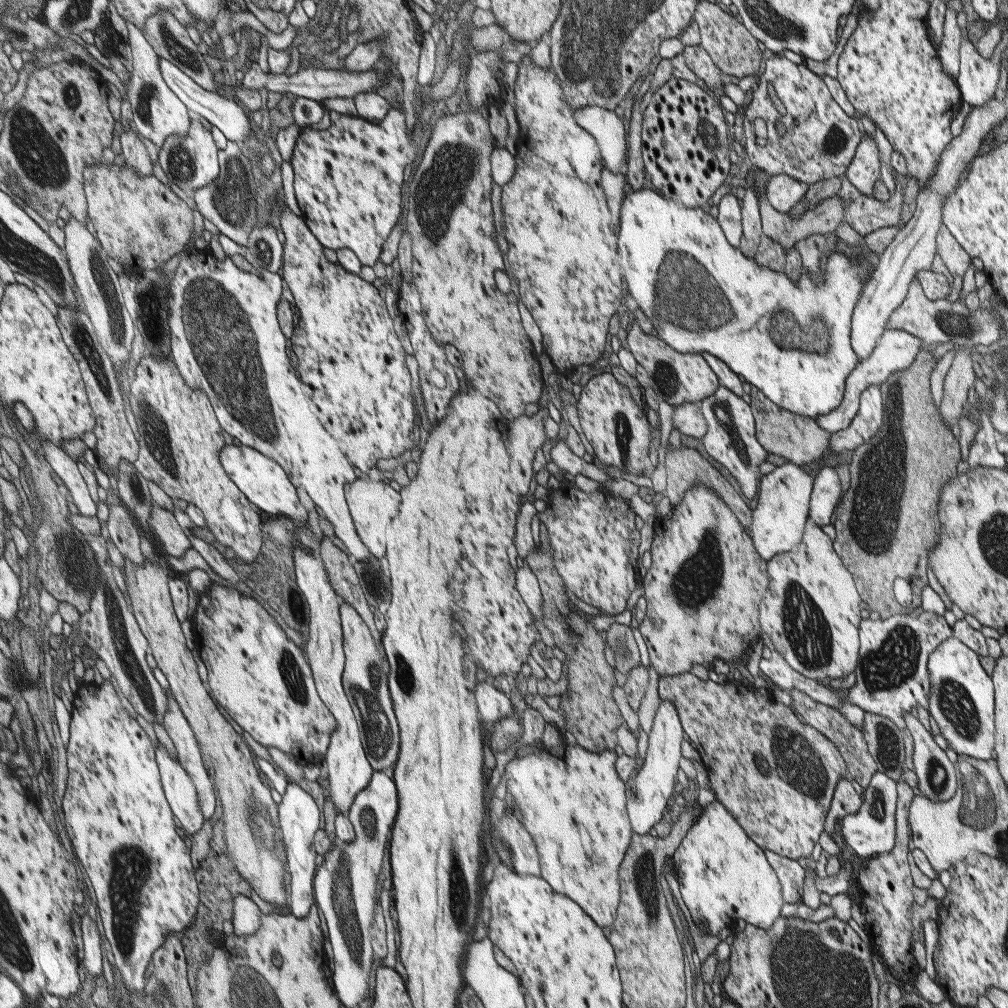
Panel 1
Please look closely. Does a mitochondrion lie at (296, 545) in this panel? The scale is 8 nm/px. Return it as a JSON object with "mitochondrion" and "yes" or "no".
{"mitochondrion":"no"}

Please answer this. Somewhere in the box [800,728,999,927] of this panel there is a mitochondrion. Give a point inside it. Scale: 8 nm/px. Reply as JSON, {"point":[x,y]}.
{"point":[970,811]}

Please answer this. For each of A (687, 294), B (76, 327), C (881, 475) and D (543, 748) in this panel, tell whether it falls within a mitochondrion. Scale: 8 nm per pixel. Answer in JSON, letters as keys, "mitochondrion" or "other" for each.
{"A":"mitochondrion","B":"mitochondrion","C":"mitochondrion","D":"other"}

